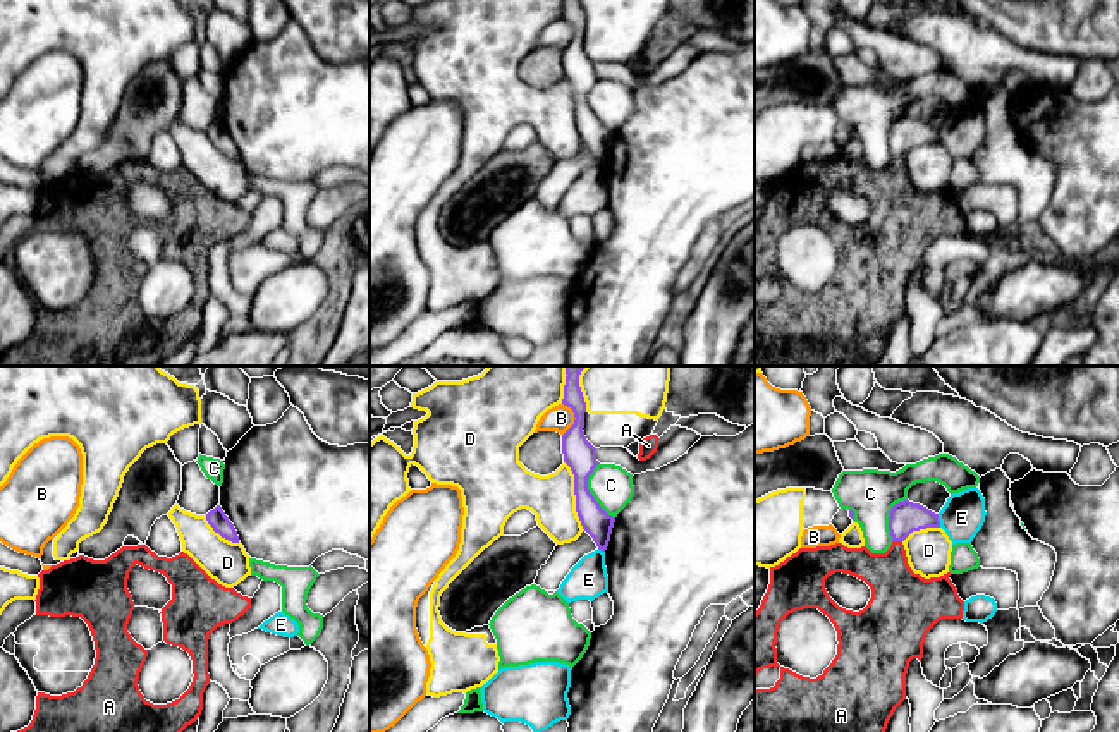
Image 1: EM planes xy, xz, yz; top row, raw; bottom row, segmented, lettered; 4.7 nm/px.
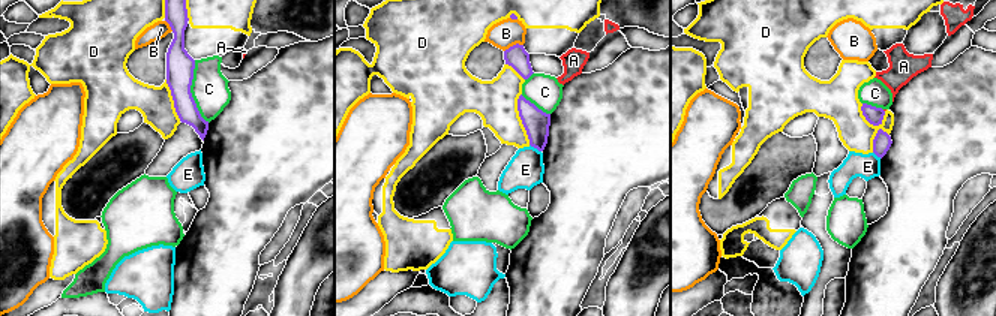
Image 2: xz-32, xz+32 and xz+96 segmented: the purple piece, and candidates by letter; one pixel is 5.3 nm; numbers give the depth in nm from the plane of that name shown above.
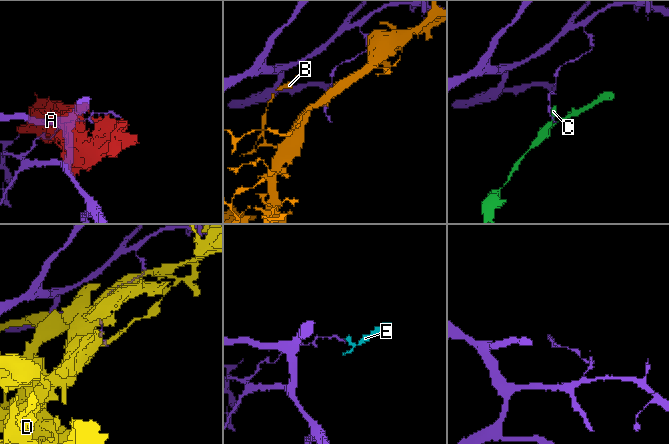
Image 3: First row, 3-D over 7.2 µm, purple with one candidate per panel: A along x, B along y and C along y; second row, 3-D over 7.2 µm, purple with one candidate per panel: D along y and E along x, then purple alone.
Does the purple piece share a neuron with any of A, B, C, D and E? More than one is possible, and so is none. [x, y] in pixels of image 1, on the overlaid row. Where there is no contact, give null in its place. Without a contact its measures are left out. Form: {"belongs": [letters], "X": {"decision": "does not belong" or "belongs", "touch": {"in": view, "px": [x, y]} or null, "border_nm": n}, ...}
{"belongs": [], "A": {"decision": "does not belong", "touch": {"in": "yz", "px": [898, 540]}, "border_nm": 50}, "B": {"decision": "does not belong", "touch": {"in": "xz", "px": [574, 416]}, "border_nm": 160}, "C": {"decision": "does not belong", "touch": {"in": "xz", "px": [588, 492]}, "border_nm": 280}, "D": {"decision": "does not belong", "touch": {"in": "xz", "px": [574, 494]}, "border_nm": 340}, "E": {"decision": "does not belong", "touch": {"in": "yz", "px": [939, 521]}, "border_nm": 70}}

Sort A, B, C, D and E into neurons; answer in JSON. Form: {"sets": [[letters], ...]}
{"sets": [["A"], ["B"], ["C"], ["D"], ["E"]]}

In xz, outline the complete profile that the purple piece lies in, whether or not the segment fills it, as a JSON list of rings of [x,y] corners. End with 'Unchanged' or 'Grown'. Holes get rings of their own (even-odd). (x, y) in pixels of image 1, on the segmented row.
[[[566,366],[562,404],[574,412],[574,424],[562,435],[564,462],[574,474],[576,512],[583,529],[593,538],[598,550],[605,552],[615,517],[608,515],[588,490],[588,478],[600,464],[596,448],[584,436],[586,402],[579,387],[579,375],[586,366]]]. Unchanged

